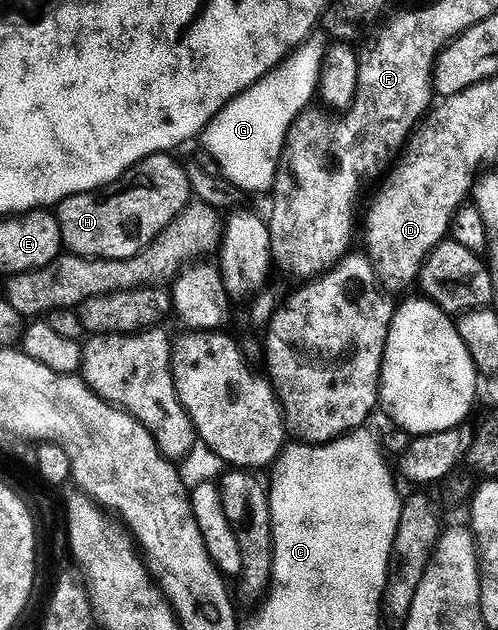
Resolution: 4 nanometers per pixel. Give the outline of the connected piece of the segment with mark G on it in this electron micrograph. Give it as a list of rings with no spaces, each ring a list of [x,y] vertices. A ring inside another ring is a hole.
[[[319,32],[312,33],[260,82],[254,82],[244,94],[238,94],[203,131],[201,143],[219,165],[218,173],[239,190],[248,195],[263,194],[276,185],[287,133],[299,114],[312,105],[311,97],[314,94],[316,97],[320,89],[324,53],[322,36]]]

